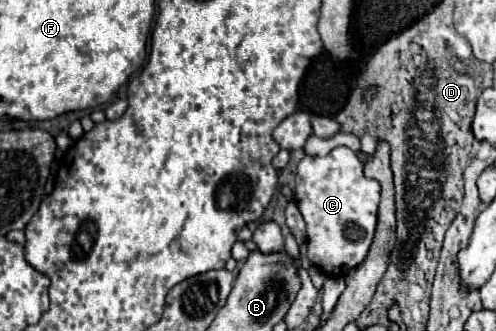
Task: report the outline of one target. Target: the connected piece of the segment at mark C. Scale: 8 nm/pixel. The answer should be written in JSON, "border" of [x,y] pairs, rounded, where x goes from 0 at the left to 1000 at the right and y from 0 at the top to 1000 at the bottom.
{"border":[[[679,441],[651,477],[615,471],[595,550],[595,616],[619,677],[619,779],[655,828],[694,837],[744,761],[760,683],[764,556],[732,532],[724,471],[700,441]]]}

